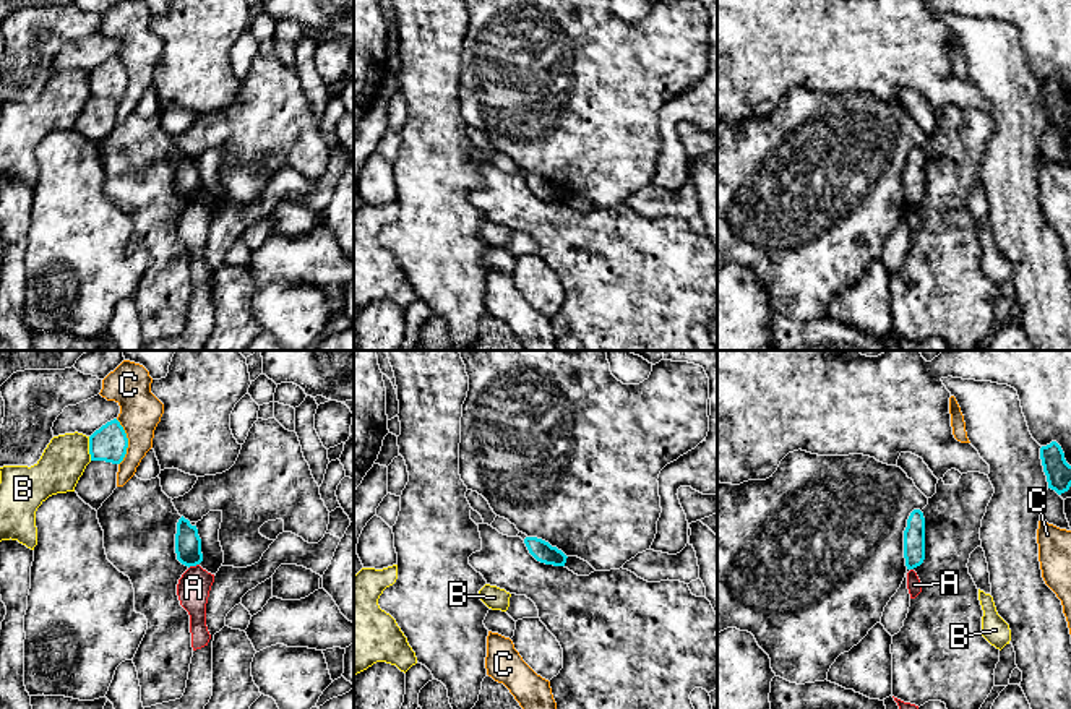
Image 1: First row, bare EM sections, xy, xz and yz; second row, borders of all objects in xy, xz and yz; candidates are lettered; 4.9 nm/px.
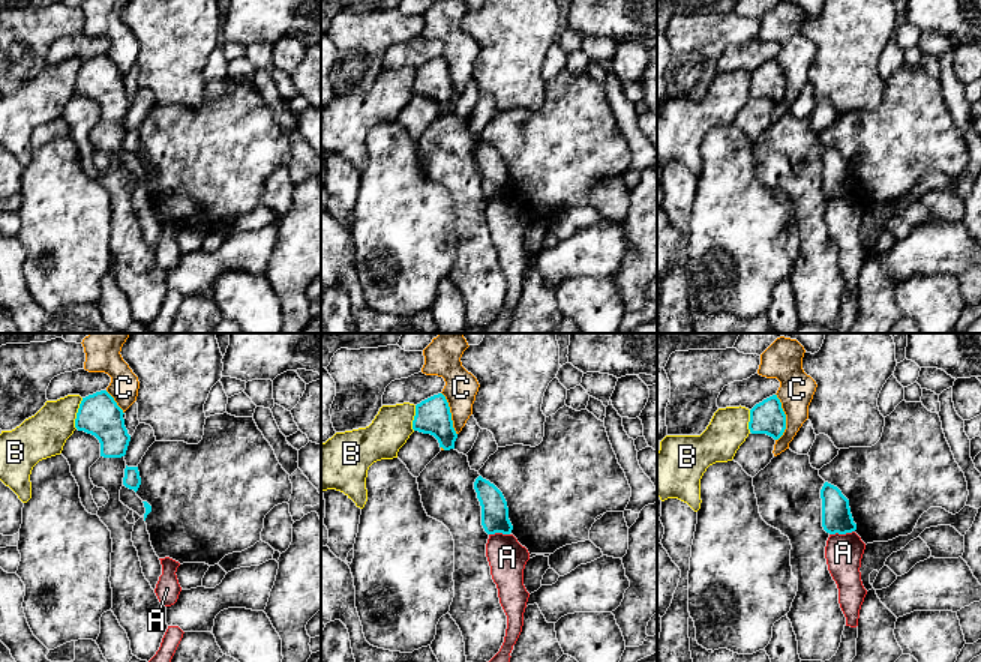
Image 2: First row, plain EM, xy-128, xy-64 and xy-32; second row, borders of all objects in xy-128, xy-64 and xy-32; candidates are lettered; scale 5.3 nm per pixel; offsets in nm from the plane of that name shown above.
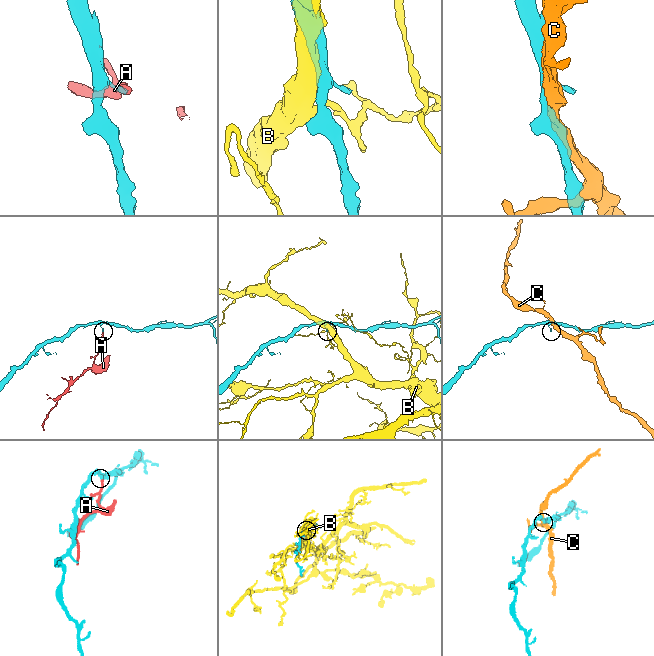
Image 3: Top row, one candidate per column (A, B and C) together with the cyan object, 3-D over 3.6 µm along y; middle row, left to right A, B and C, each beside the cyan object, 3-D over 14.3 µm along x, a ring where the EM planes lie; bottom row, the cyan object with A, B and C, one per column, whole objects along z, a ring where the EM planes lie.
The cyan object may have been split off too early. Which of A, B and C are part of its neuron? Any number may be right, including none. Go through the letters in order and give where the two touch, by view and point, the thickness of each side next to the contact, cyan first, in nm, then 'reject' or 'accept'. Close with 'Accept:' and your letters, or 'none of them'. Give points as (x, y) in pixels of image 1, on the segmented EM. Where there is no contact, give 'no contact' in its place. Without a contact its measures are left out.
A: contact xy (193, 565); calibres 130 and 160 nm; reject
B: contact xy (90, 448); calibres 180 and 220 nm; reject
C: contact xy (127, 442); calibres 180 and 200 nm; reject
Accept: none of them

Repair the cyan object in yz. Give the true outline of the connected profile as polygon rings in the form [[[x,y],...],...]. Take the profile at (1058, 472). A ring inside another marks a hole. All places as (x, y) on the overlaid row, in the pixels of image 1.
[[[1056,441],[1040,448],[1040,459],[1047,475],[1048,488],[1058,495],[1071,487],[1071,466],[1065,459],[1065,453]]]

